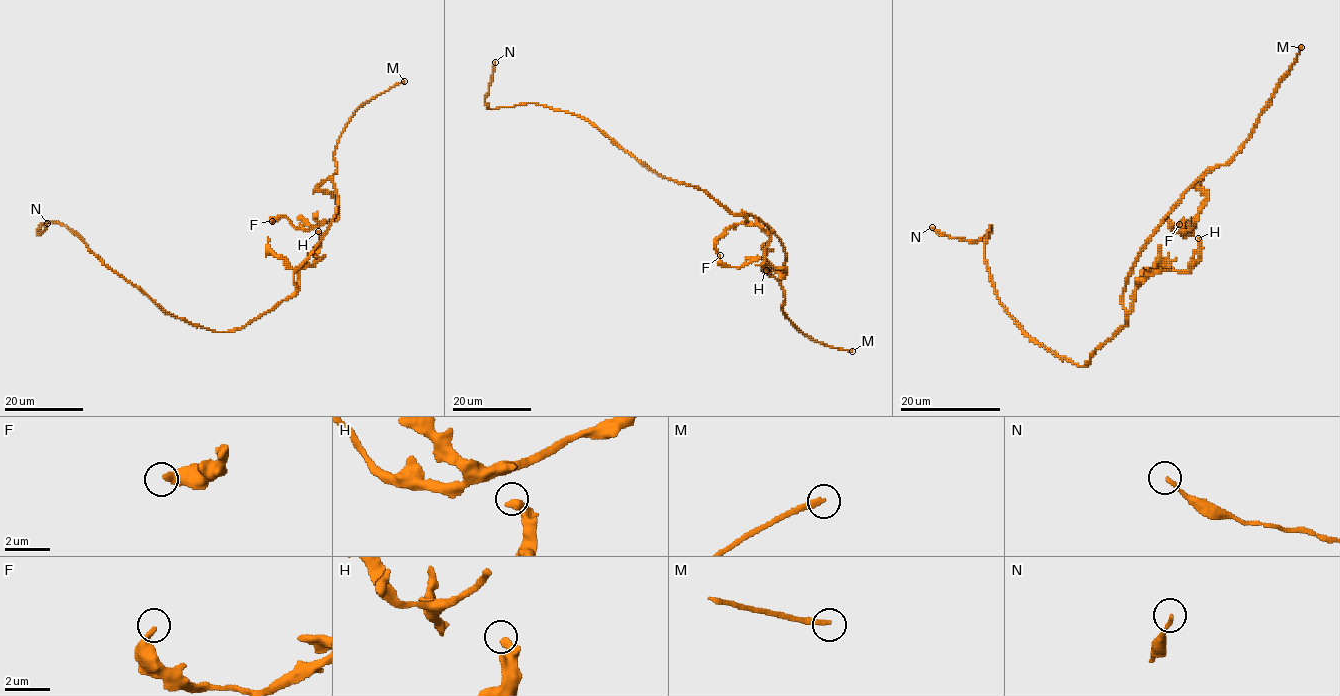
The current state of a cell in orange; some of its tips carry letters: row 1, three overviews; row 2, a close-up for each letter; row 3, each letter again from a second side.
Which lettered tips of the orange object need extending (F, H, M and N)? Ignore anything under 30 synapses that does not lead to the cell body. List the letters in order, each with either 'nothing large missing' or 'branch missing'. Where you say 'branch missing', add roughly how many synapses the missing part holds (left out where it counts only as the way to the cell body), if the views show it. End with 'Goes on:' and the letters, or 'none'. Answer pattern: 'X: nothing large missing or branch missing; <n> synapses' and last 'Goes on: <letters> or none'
F: nothing large missing
H: nothing large missing
M: branch missing; 180 synapses
N: nothing large missing
Goes on: M

